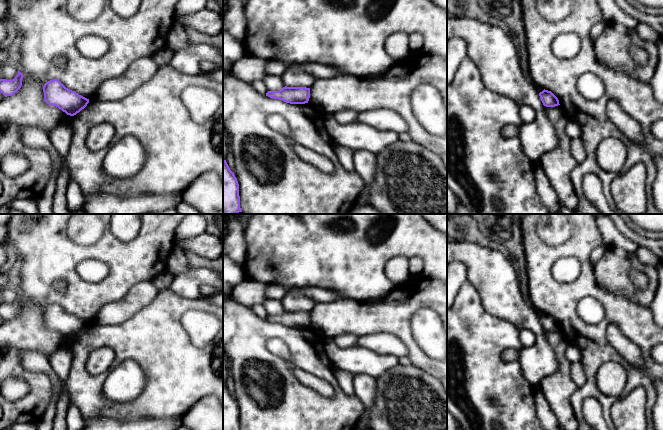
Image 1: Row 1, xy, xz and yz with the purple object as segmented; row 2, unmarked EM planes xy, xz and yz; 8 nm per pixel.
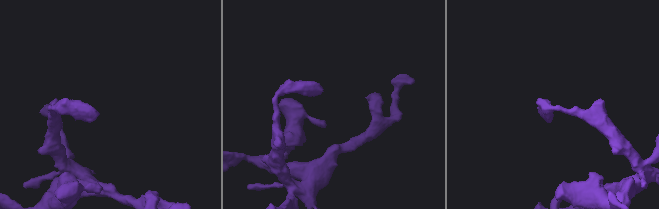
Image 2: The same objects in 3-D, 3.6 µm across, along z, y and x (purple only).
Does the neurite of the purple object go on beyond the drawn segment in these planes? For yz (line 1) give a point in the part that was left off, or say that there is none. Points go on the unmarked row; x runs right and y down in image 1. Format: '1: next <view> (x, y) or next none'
1: next none

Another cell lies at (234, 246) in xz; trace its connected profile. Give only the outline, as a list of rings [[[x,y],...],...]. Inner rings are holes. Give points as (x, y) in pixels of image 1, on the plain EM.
[[[223,214],[223,254],[237,263],[244,263],[247,255],[244,229],[237,214]]]

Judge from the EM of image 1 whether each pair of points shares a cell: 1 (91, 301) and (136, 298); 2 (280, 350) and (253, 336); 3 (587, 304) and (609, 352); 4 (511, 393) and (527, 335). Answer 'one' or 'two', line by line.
1: two
2: two
3: two
4: two

